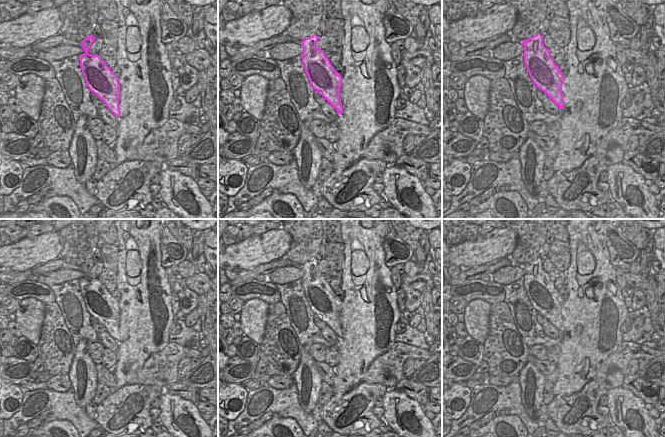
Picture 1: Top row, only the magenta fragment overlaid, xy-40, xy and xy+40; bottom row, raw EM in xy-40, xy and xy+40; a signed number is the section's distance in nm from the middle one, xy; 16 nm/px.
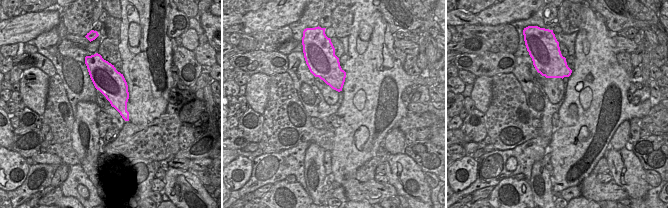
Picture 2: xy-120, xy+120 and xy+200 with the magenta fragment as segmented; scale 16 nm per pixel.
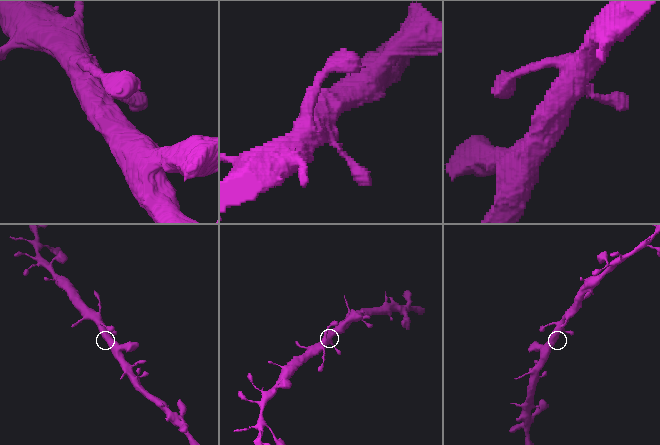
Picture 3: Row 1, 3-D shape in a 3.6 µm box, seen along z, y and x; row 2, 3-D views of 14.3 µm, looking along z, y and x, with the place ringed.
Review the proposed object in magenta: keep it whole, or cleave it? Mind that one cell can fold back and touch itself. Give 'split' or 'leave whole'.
leave whole

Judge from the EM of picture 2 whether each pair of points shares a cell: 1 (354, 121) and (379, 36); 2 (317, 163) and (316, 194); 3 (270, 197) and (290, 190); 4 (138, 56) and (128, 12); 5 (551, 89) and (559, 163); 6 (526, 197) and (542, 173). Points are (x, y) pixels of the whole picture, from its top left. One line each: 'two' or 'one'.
1: one
2: one
3: one
4: one
5: two
6: two

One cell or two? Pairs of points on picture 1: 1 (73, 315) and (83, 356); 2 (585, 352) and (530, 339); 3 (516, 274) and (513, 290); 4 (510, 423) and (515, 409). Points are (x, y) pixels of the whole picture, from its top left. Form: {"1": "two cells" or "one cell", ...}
{"1": "two cells", "2": "two cells", "3": "two cells", "4": "two cells"}

